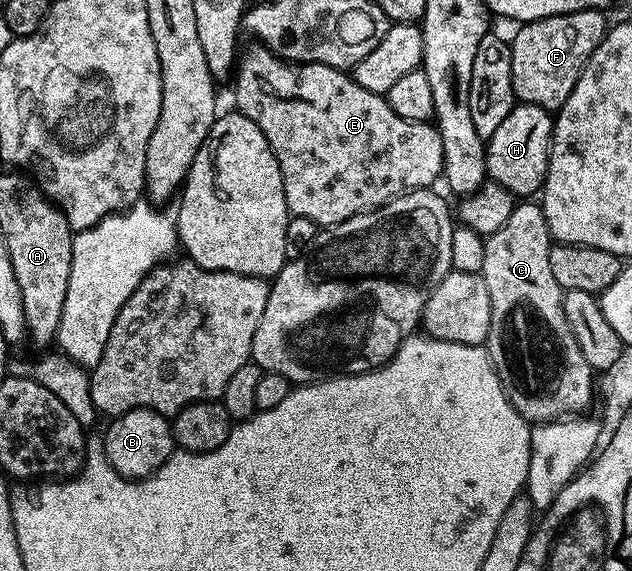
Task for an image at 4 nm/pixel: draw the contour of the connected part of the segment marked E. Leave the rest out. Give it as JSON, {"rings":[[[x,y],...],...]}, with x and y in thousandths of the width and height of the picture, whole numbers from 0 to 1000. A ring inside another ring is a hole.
{"rings":[[[402,75],[402,81],[388,93],[389,88],[375,109],[373,140],[369,144],[369,149],[372,147],[370,170],[377,175],[373,191],[375,196],[383,198],[392,208],[399,208],[399,215],[405,215],[411,222],[411,229],[418,229],[418,243],[424,243],[424,250],[437,271],[437,285],[443,292],[443,306],[449,320],[446,349],[449,364],[459,371],[460,380],[494,384],[494,391],[500,391],[506,398],[536,394],[544,391],[544,384],[557,384],[557,377],[565,373],[579,373],[585,366],[604,364],[606,359],[628,345],[631,338],[647,338],[652,331],[672,331],[685,326],[688,322],[685,317],[699,310],[703,257],[691,224],[685,217],[672,212],[633,208],[633,201],[627,201],[627,194],[620,194],[620,187],[611,179],[606,165],[590,163],[581,159],[578,152],[570,152],[570,145],[563,145],[552,126],[527,121],[506,110],[481,114],[464,107],[448,107],[446,102],[438,100],[429,86],[421,84],[413,75]]]}

